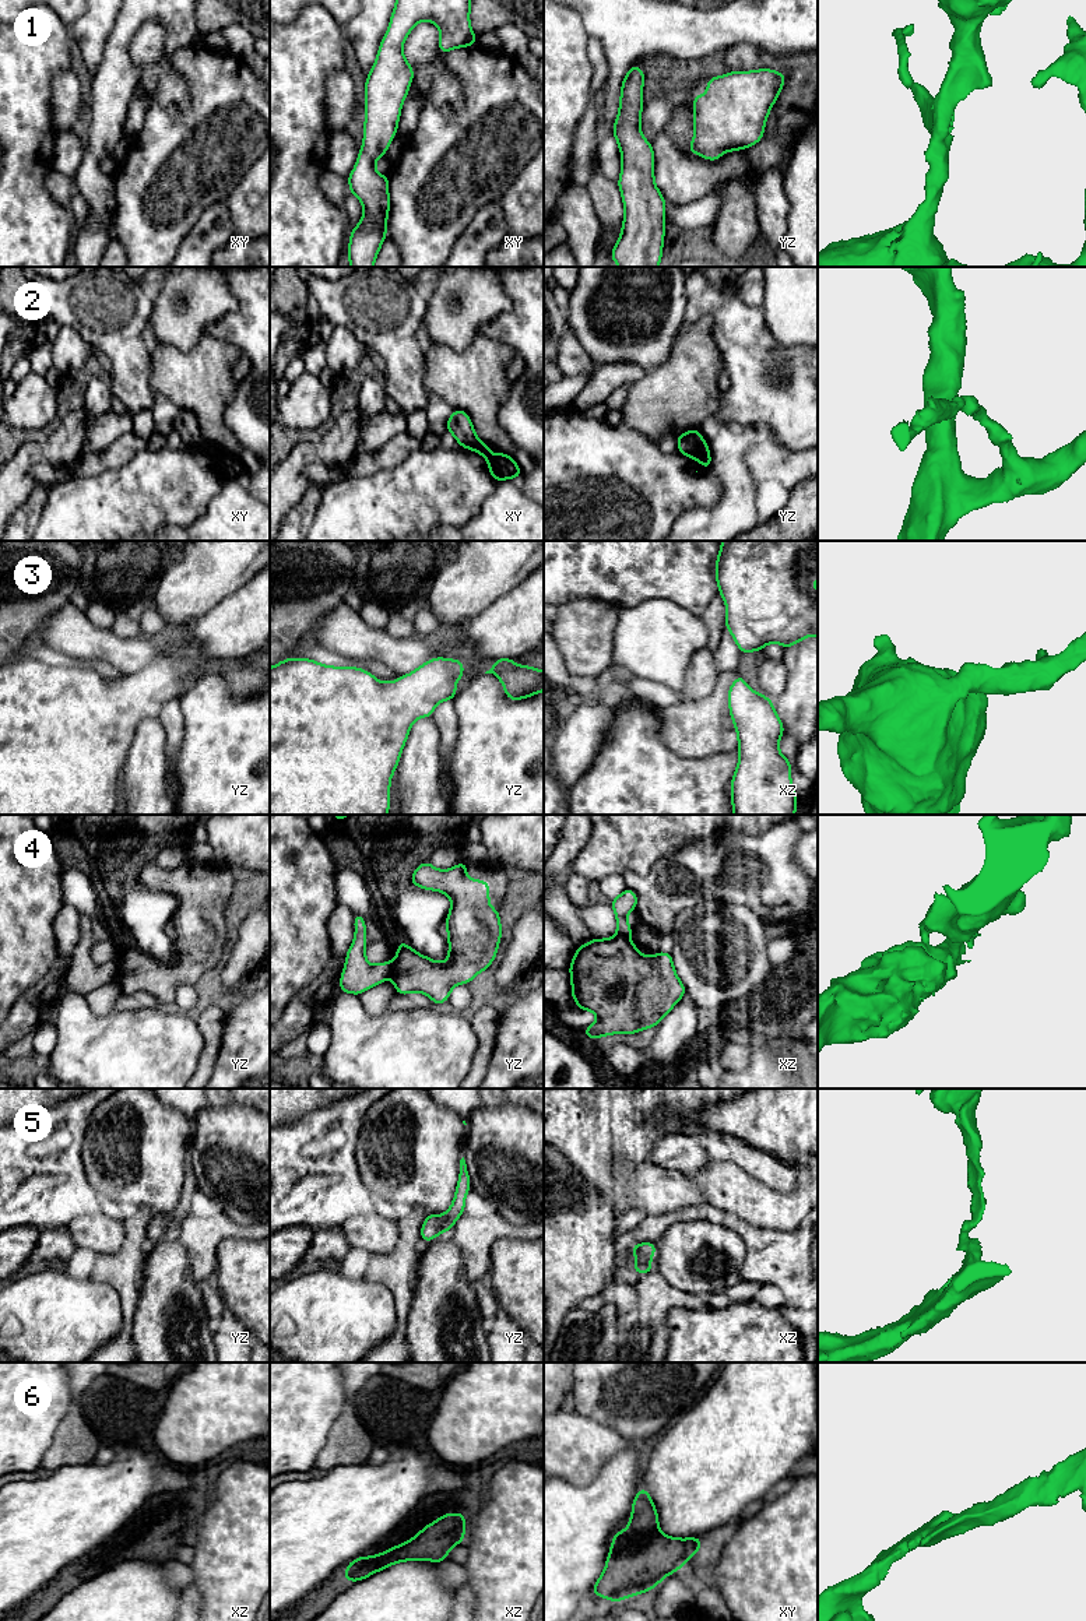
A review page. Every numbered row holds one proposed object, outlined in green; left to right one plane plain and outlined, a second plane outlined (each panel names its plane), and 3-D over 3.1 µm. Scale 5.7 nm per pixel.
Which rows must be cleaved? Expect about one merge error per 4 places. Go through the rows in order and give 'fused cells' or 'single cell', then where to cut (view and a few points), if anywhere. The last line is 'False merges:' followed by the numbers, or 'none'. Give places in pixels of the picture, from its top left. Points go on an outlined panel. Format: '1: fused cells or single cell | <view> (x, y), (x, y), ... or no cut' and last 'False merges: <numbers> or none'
1: single cell | no cut
2: single cell | no cut
3: single cell | no cut
4: fused cells | yz (390, 963), (392, 976)
5: single cell | no cut
6: single cell | no cut
False merges: 4

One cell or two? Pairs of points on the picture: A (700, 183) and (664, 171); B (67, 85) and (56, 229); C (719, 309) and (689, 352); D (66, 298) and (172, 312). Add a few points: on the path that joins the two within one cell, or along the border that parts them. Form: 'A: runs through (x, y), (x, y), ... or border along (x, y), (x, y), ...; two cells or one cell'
A: runs through (692, 180), (681, 180), (672, 172); one cell
B: border along (51, 92), (52, 122), (55, 125); two cells
C: border along (684, 326), (709, 316), (712, 337), (719, 350); two cells
D: border along (153, 301), (153, 309), (146, 324); two cells

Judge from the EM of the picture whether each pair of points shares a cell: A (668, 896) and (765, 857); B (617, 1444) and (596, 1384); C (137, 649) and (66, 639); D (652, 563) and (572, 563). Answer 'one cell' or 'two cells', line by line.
A: one cell
B: two cells
C: one cell
D: one cell

